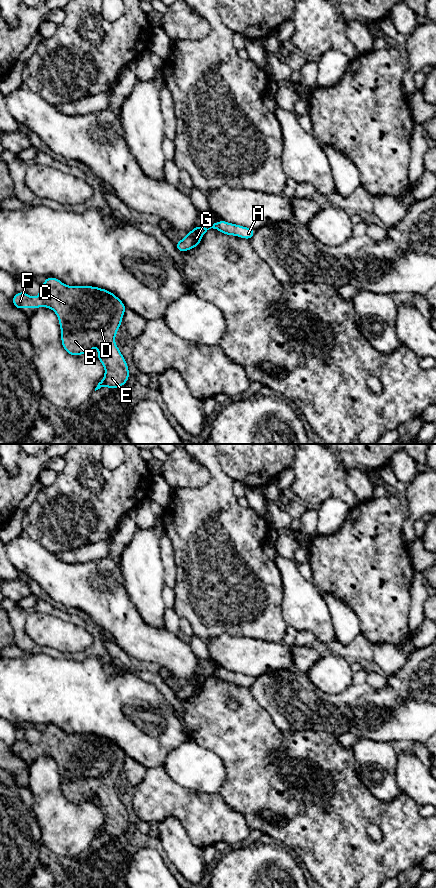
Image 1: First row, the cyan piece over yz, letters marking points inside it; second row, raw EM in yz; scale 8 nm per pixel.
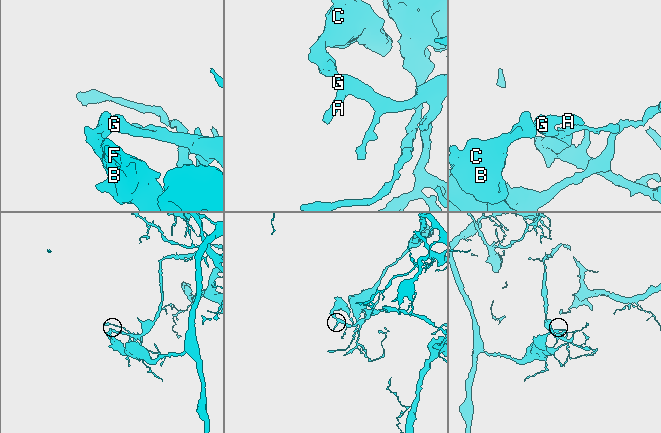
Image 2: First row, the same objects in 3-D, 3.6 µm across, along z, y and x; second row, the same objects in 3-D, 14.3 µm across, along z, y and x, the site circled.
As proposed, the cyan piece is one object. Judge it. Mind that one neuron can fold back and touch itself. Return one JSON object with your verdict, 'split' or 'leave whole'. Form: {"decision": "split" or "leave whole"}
{"decision": "leave whole"}

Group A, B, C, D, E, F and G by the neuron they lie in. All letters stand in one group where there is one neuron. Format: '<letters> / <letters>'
A B C D E F G

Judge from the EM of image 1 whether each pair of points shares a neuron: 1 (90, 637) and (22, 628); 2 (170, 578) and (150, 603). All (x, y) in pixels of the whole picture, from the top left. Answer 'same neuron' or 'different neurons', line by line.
1: same neuron
2: different neurons

